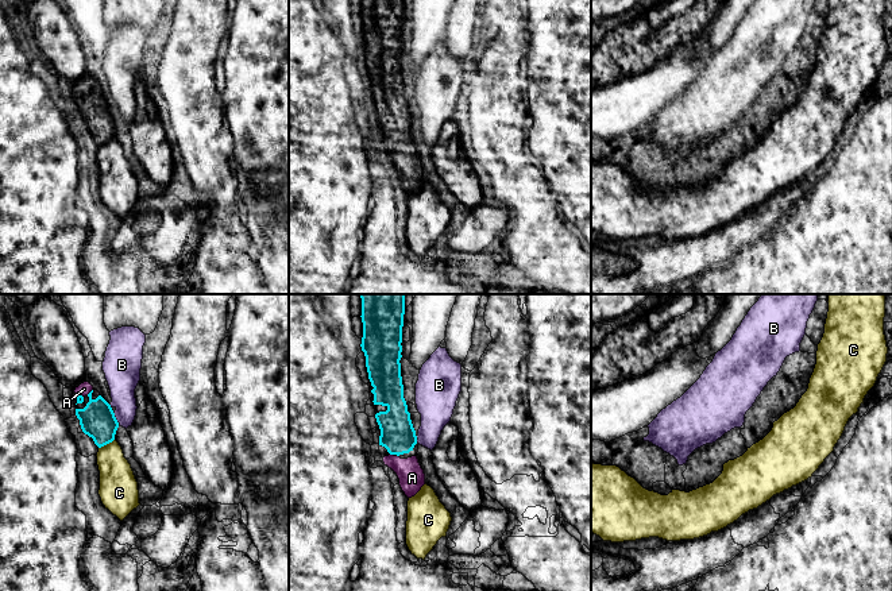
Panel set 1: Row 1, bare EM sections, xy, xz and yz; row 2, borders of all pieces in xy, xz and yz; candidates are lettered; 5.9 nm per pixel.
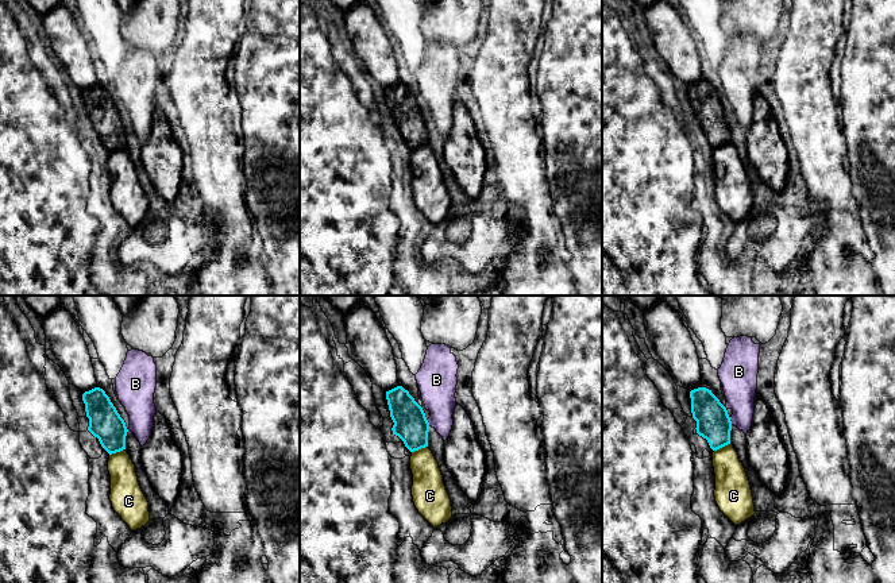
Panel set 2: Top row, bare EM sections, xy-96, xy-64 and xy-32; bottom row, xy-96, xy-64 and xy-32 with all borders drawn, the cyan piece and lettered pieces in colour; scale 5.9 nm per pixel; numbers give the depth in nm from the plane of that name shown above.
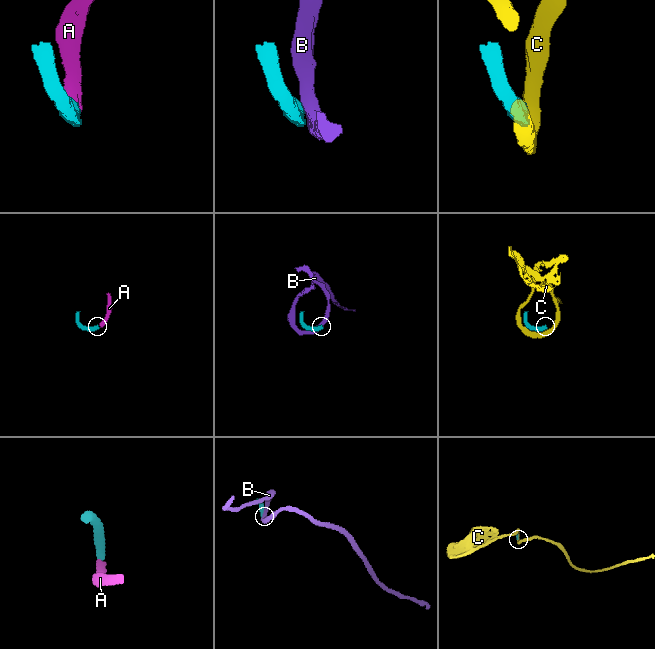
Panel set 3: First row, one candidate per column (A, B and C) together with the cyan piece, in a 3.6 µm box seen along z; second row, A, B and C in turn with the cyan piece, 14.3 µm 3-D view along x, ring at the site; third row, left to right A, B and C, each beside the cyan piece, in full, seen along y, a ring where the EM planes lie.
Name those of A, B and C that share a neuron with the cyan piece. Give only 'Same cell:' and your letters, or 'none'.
Same cell: A

